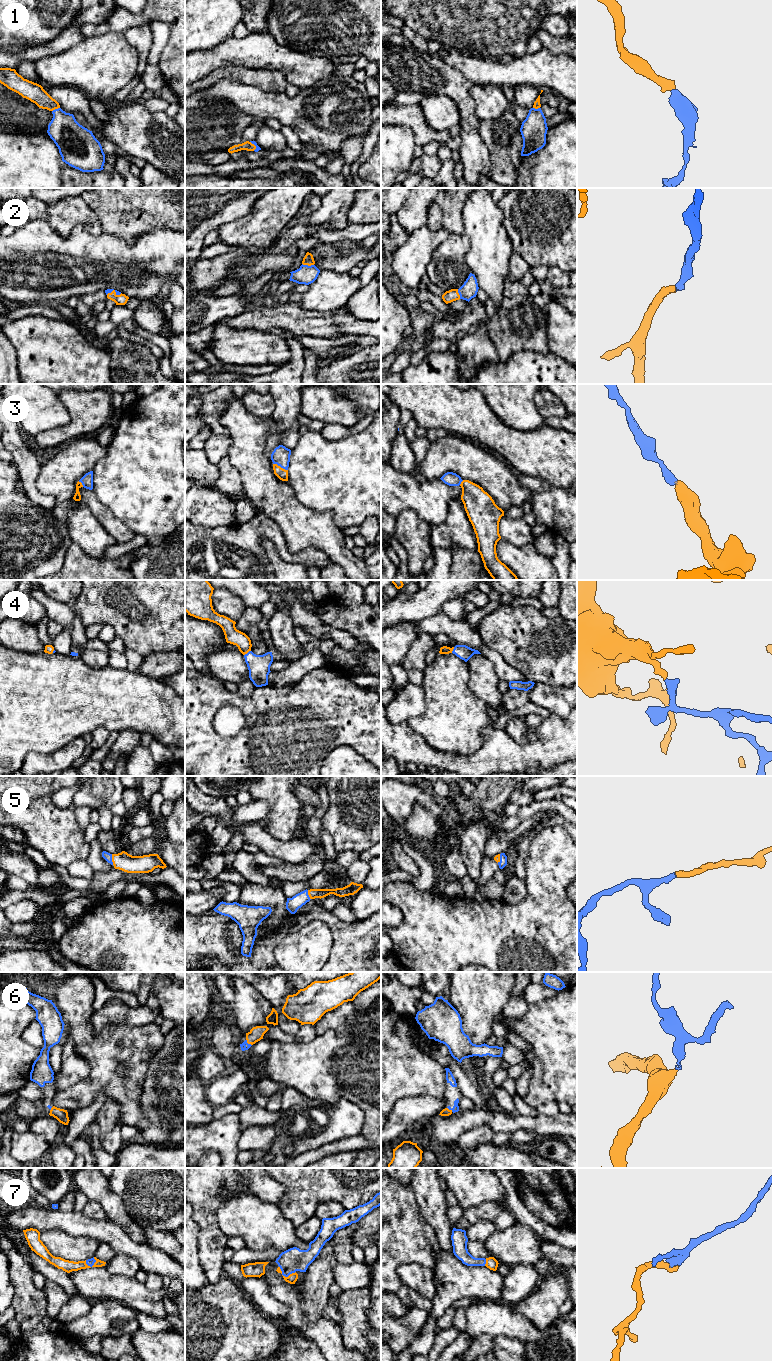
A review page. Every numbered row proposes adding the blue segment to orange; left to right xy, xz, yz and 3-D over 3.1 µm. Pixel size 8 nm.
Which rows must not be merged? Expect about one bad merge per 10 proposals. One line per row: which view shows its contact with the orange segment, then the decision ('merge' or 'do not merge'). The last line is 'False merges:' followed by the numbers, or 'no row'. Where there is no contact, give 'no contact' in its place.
1: xy | merge
2: xz | merge
3: xz | merge
4: xz | merge
5: xy | merge
6: xz | merge
7: xz | merge
False merges: no row

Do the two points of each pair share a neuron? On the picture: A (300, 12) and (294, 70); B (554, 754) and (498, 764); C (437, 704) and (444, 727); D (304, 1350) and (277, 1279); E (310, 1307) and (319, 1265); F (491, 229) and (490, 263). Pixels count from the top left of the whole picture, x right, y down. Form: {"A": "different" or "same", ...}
{"A": "different", "B": "same", "C": "same", "D": "different", "E": "same", "F": "same"}

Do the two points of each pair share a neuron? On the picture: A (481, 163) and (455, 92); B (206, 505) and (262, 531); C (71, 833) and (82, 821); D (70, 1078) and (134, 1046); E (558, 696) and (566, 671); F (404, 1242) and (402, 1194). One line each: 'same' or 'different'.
A: same
B: different
C: different
D: different
E: different
F: same

